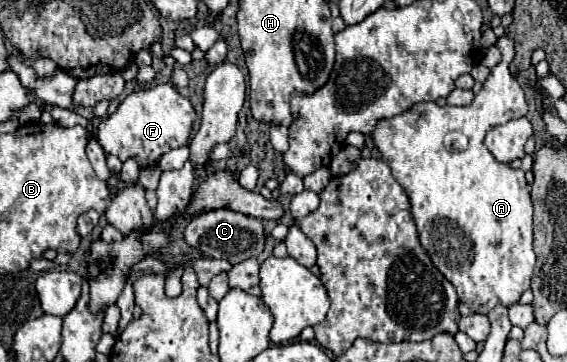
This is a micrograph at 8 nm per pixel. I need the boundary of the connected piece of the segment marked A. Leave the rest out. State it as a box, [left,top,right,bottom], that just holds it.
[371,35,535,315]

